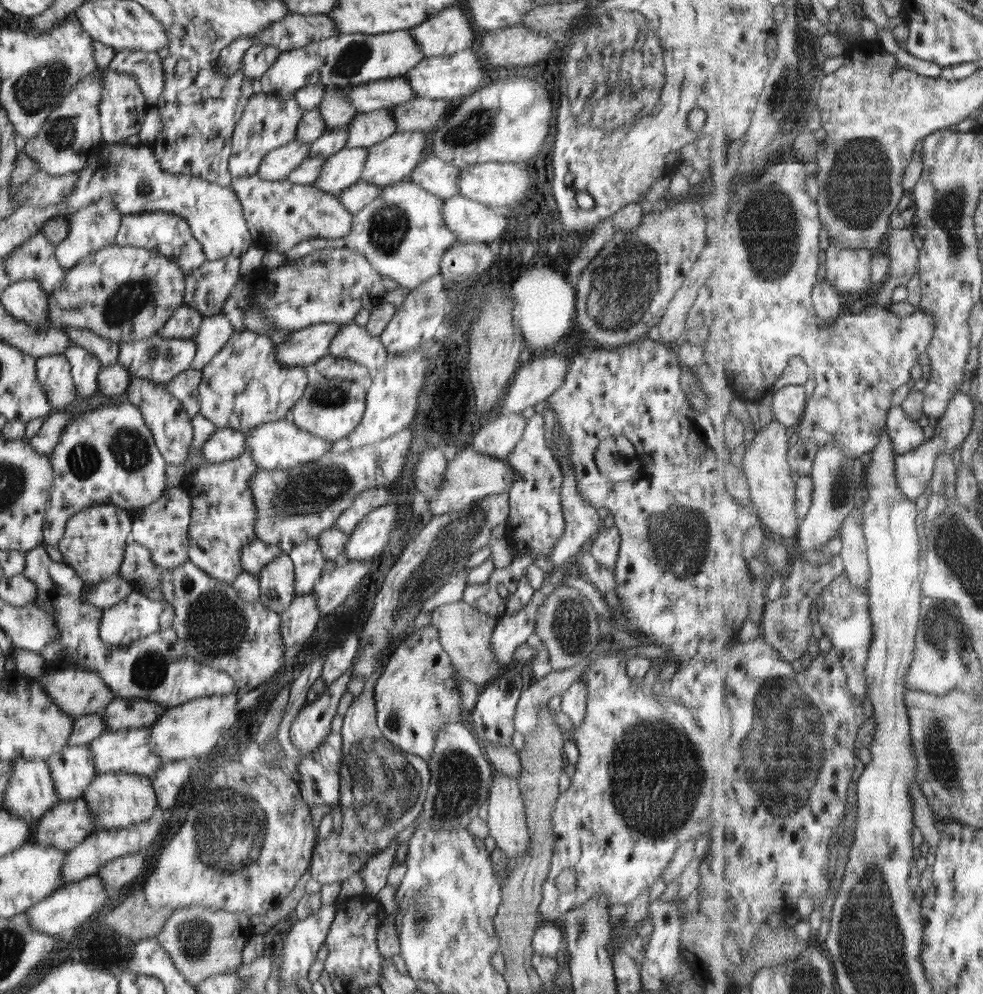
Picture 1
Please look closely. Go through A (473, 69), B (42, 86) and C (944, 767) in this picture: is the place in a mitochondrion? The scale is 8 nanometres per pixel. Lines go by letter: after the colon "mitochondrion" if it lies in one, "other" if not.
A: other
B: mitochondrion
C: mitochondrion

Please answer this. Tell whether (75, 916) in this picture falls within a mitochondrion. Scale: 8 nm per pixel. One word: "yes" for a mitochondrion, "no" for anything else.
no

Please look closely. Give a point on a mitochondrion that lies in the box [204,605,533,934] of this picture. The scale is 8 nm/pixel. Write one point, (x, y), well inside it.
(385, 786)

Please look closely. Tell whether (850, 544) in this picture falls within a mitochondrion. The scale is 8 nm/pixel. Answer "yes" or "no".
no

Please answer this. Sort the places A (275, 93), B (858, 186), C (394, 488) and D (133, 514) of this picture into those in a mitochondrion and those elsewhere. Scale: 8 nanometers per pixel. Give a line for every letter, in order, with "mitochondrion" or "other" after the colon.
A: other
B: mitochondrion
C: other
D: other

